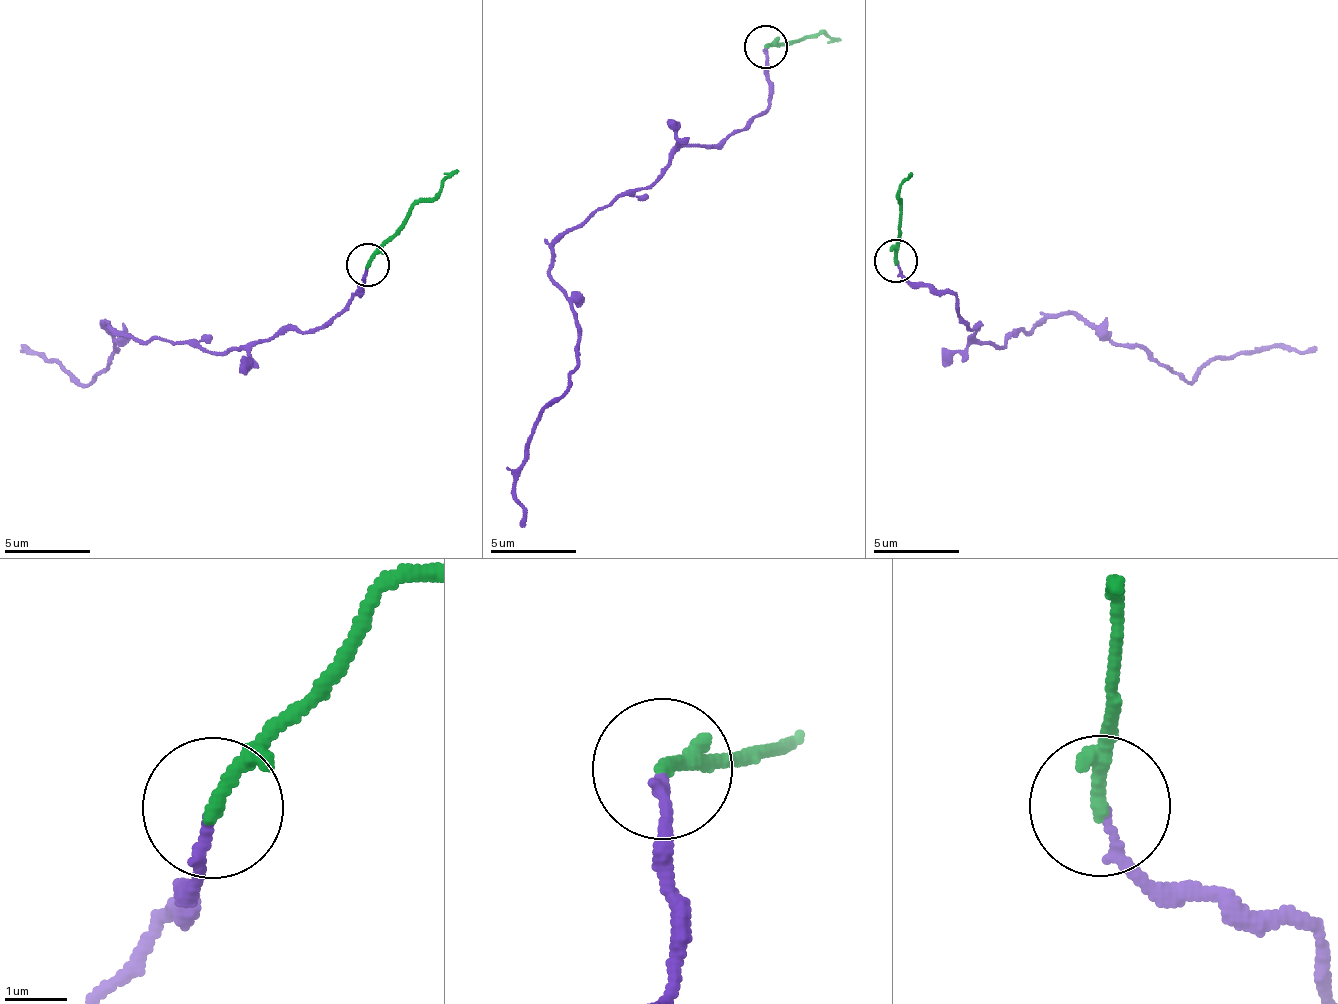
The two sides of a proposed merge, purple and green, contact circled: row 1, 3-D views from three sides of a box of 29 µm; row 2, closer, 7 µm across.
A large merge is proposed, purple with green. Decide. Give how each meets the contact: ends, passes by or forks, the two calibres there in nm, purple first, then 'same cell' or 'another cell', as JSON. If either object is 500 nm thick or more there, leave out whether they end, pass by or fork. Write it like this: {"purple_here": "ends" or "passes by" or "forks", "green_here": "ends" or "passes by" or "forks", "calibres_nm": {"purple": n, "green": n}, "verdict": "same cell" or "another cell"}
{"purple_here": "ends", "green_here": "ends", "calibres_nm": {"purple": 140, "green": 240}, "verdict": "same cell"}

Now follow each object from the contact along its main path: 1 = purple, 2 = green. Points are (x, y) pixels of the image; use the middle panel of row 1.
1: (765, 49), (770, 102), (742, 131), (674, 154), (552, 244), (578, 367), (516, 478), (525, 526)
2: (765, 45), (802, 41), (823, 31), (842, 39)

